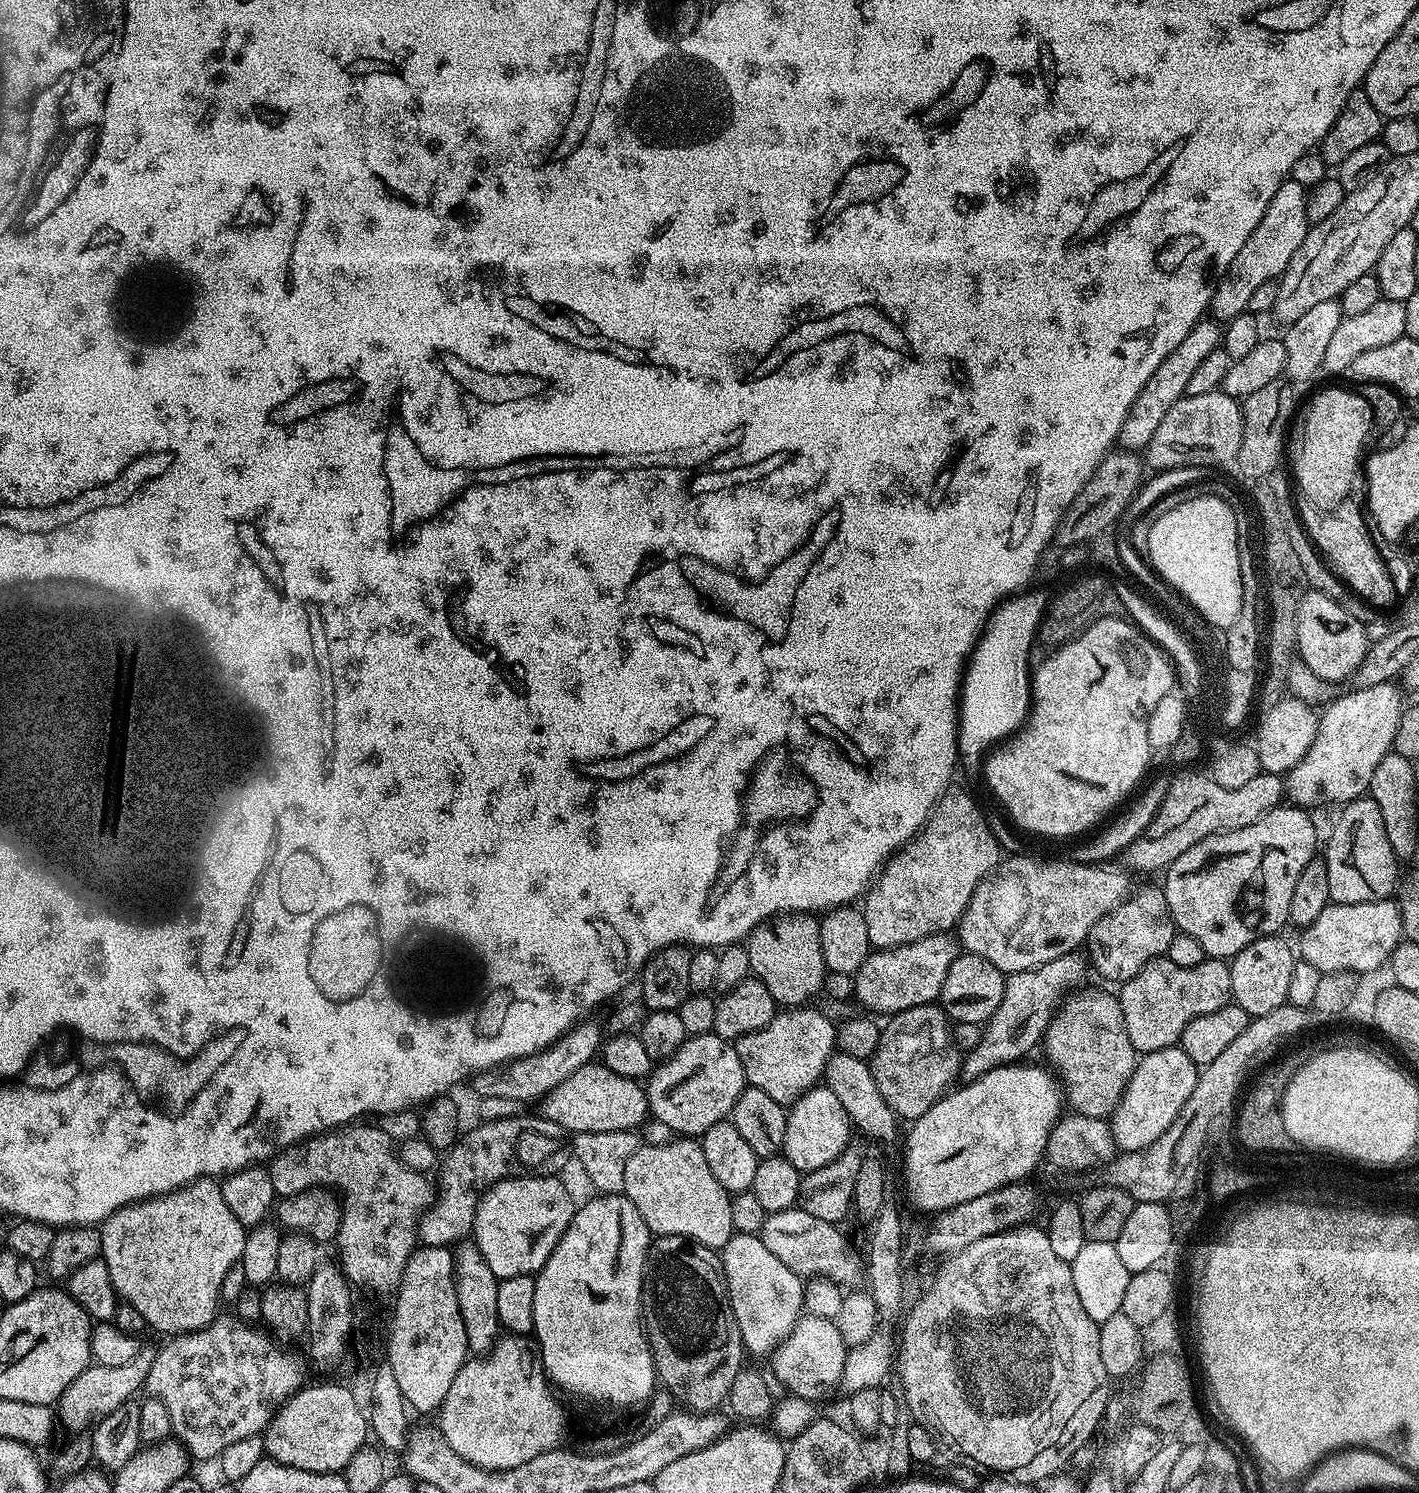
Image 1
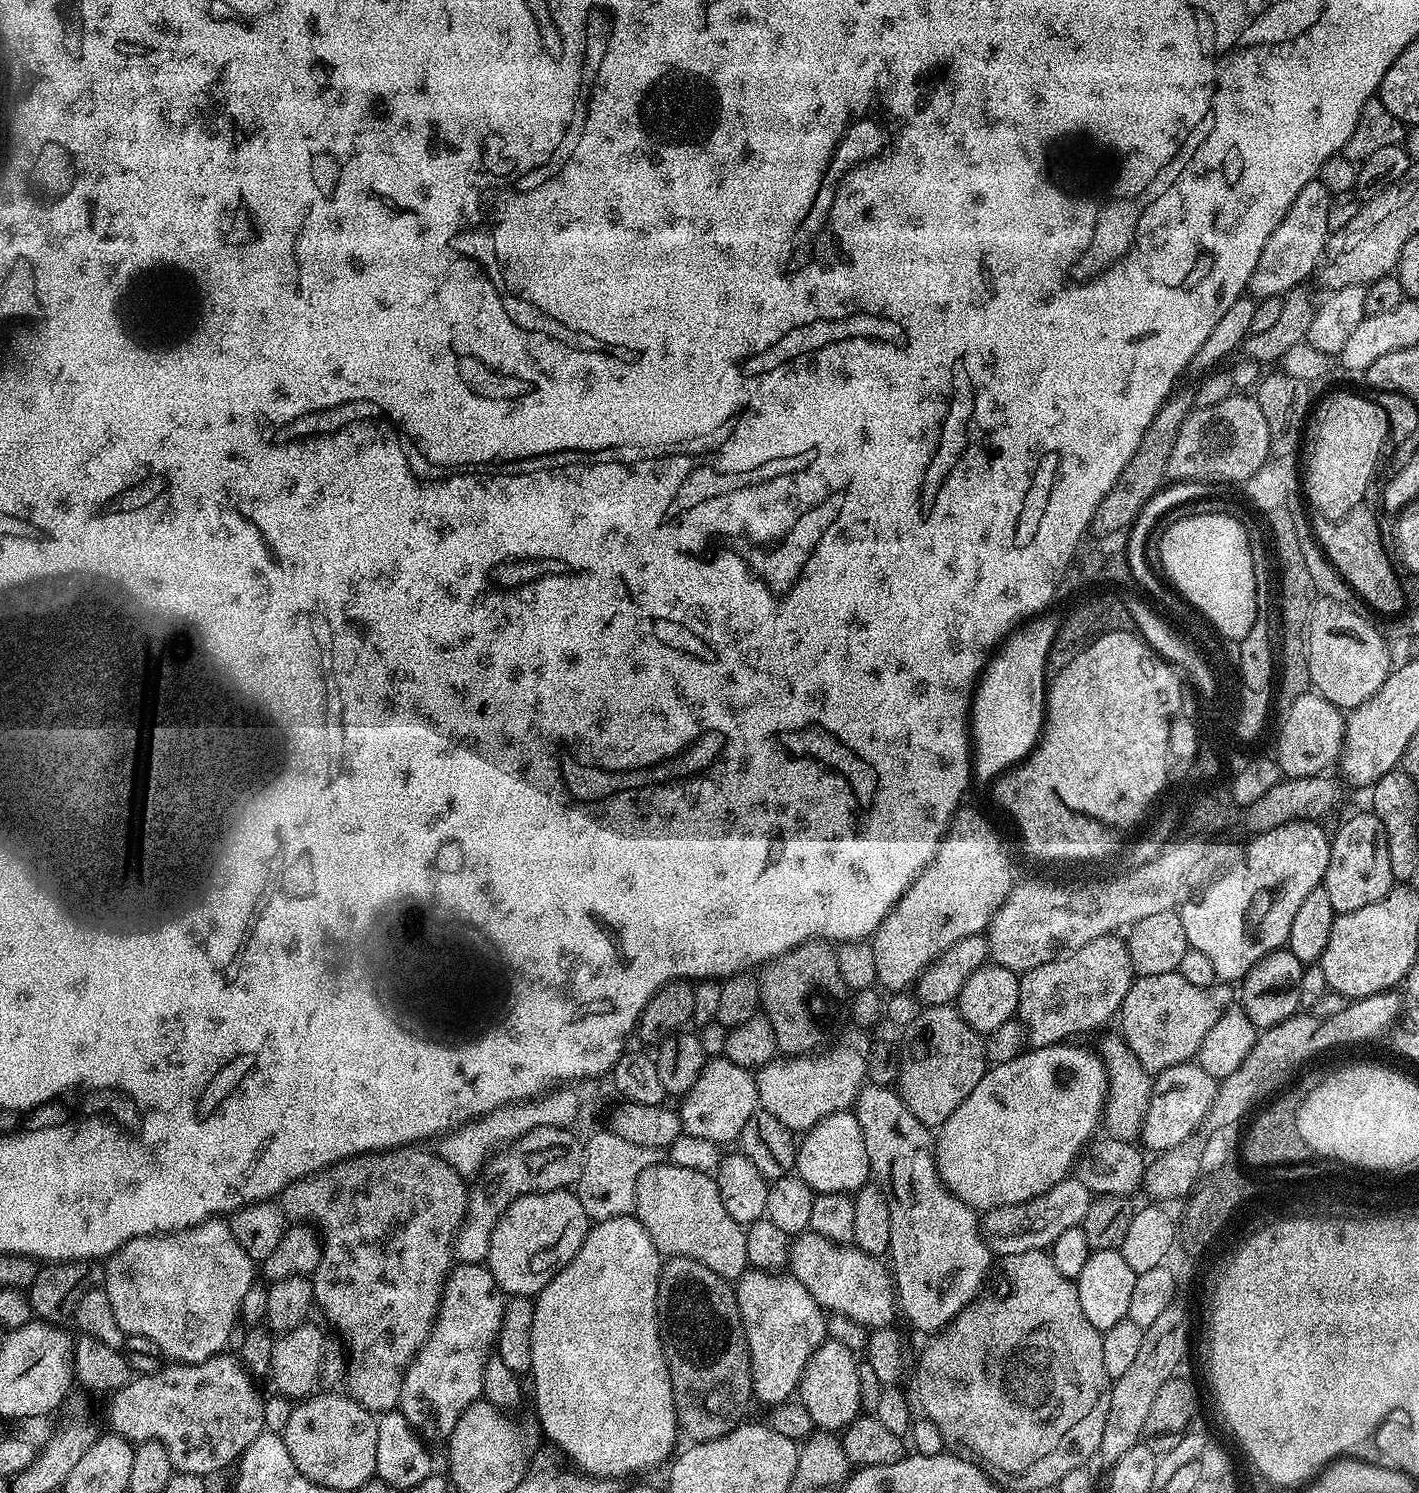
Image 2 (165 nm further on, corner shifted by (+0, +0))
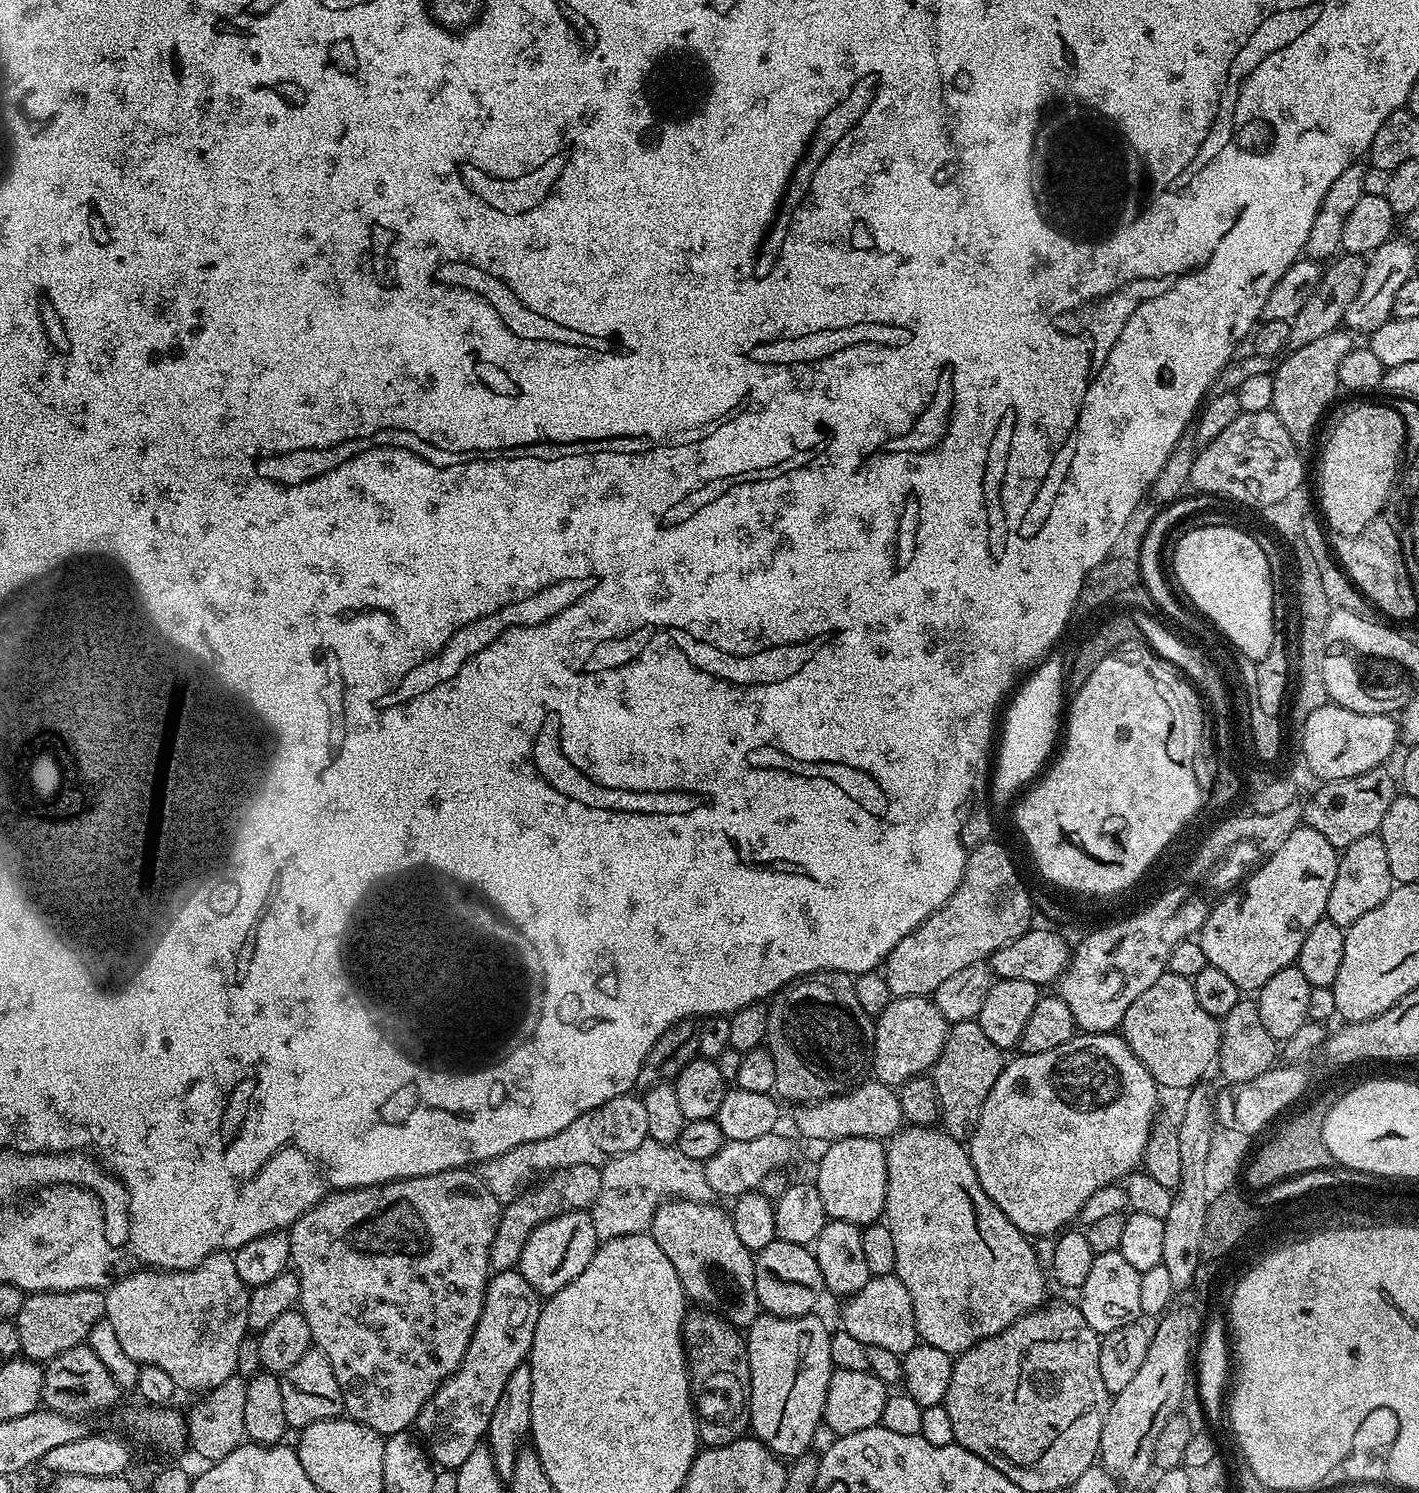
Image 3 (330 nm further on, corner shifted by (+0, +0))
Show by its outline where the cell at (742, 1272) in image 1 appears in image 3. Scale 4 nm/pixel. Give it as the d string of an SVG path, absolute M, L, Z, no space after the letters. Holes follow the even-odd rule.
M761 1314L746 1330L746 1343L750 1362L748 1419L751 1435L760 1440L774 1455L781 1458L797 1458L813 1447L811 1444L816 1436L816 1427L821 1427L824 1419L826 1394L834 1371L830 1329L824 1325L820 1314L789 1320L781 1316Z

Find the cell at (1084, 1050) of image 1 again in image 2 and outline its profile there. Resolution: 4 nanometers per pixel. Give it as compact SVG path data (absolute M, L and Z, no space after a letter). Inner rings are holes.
M1119 1035L1104 1036L1100 1040L1098 1055L1108 1071L1108 1102L1104 1106L1103 1127L1108 1127L1107 1135L1118 1142L1127 1144L1141 1139L1147 1111L1150 1110L1153 1073L1148 1072L1138 1062L1134 1050Z

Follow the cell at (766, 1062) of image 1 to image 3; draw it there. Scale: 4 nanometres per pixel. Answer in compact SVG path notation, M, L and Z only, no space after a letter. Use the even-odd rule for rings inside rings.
M875 1078L865 1079L831 1100L817 1100L795 1109L796 1128L808 1140L831 1142L842 1138L874 1138L883 1141L900 1131L905 1123L900 1097L889 1085Z

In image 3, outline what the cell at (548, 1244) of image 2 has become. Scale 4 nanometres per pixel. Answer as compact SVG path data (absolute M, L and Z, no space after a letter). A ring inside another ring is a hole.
M587 1211L564 1212L560 1216L542 1222L526 1238L526 1246L522 1246L518 1271L535 1292L541 1297L553 1296L562 1286L574 1282L586 1266L590 1266L590 1258L594 1258L598 1241L594 1222Z

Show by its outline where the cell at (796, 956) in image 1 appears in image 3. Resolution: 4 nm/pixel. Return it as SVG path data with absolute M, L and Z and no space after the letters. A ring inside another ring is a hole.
M813 972L811 976L784 985L771 997L766 1047L774 1058L774 1092L781 1101L793 1100L793 1105L803 1106L817 1100L831 1100L833 1096L841 1096L849 1088L855 1088L865 1079L872 1063L876 1025L873 1017L862 1010L852 981L853 977L846 972Z

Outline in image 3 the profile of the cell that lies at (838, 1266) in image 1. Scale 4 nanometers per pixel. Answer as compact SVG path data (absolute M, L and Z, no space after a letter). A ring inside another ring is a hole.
M895 1274L871 1277L862 1290L851 1293L845 1300L848 1301L840 1312L840 1324L858 1342L867 1346L882 1346L882 1350L897 1354L910 1351L918 1342L910 1294Z

